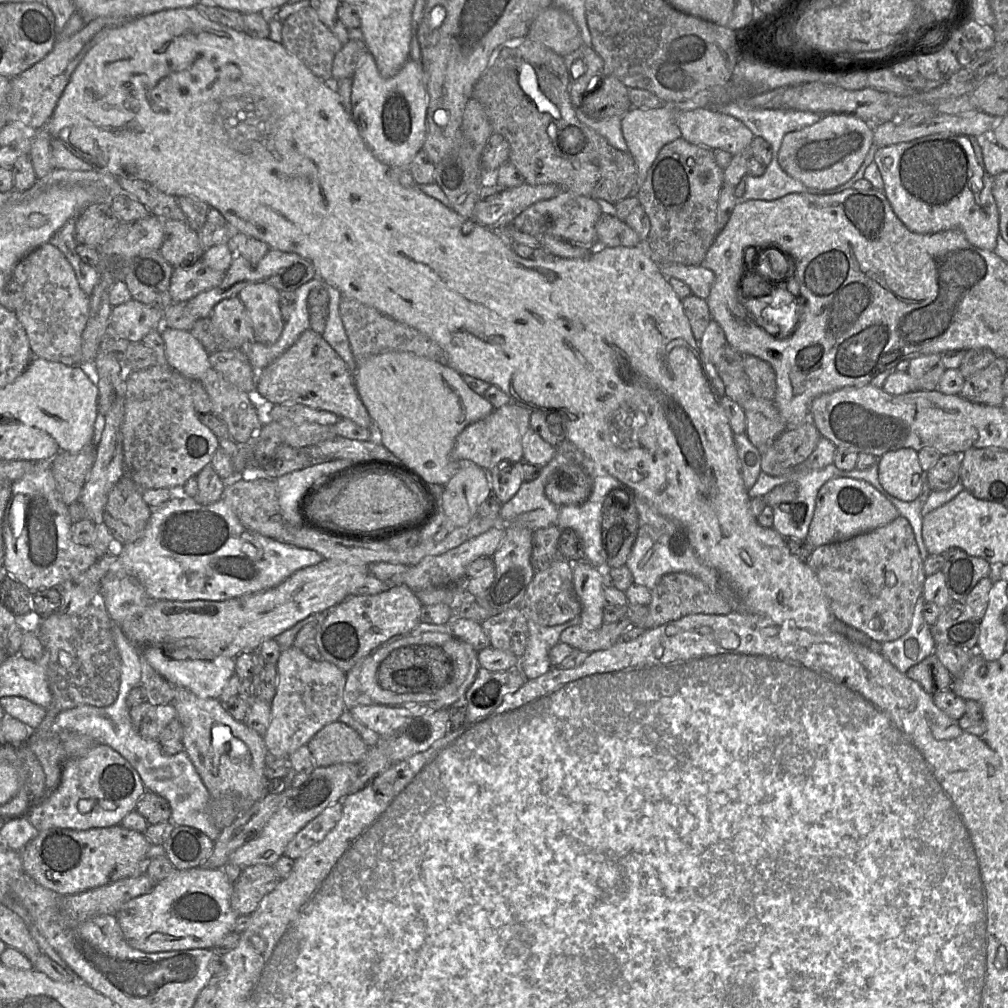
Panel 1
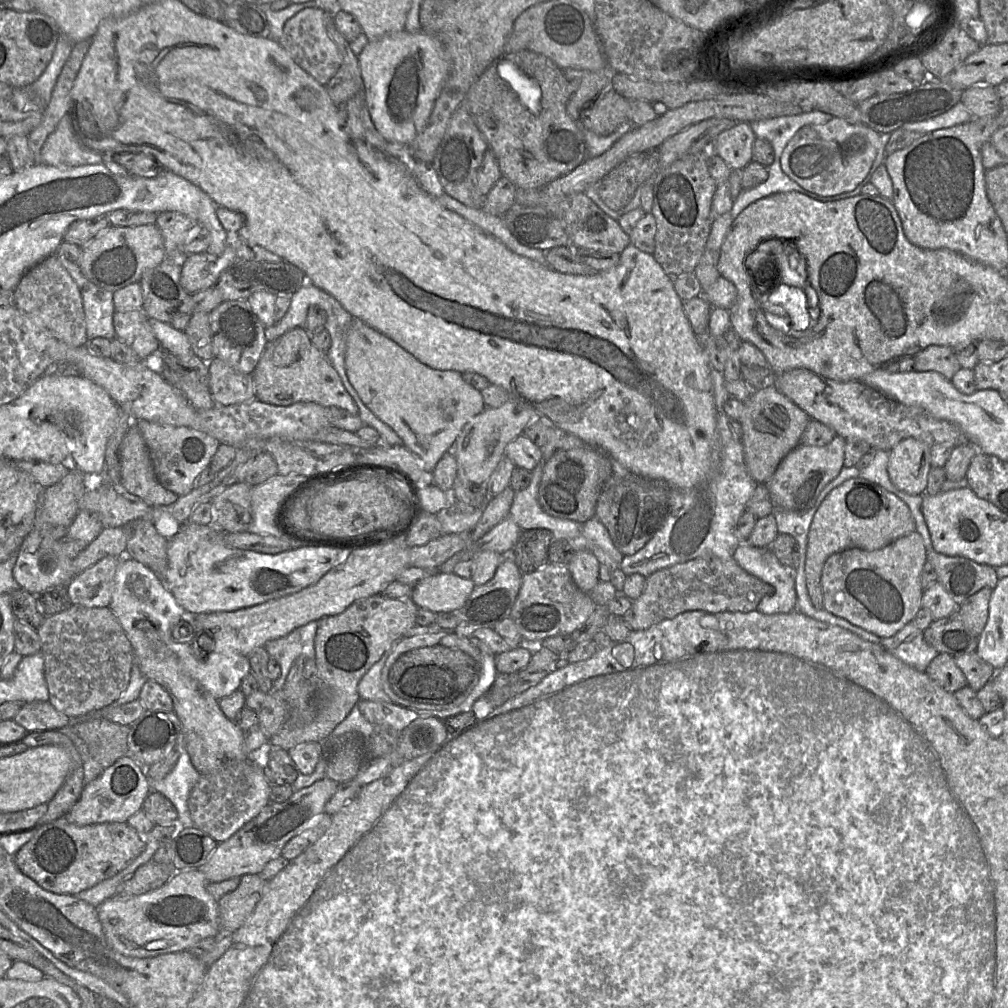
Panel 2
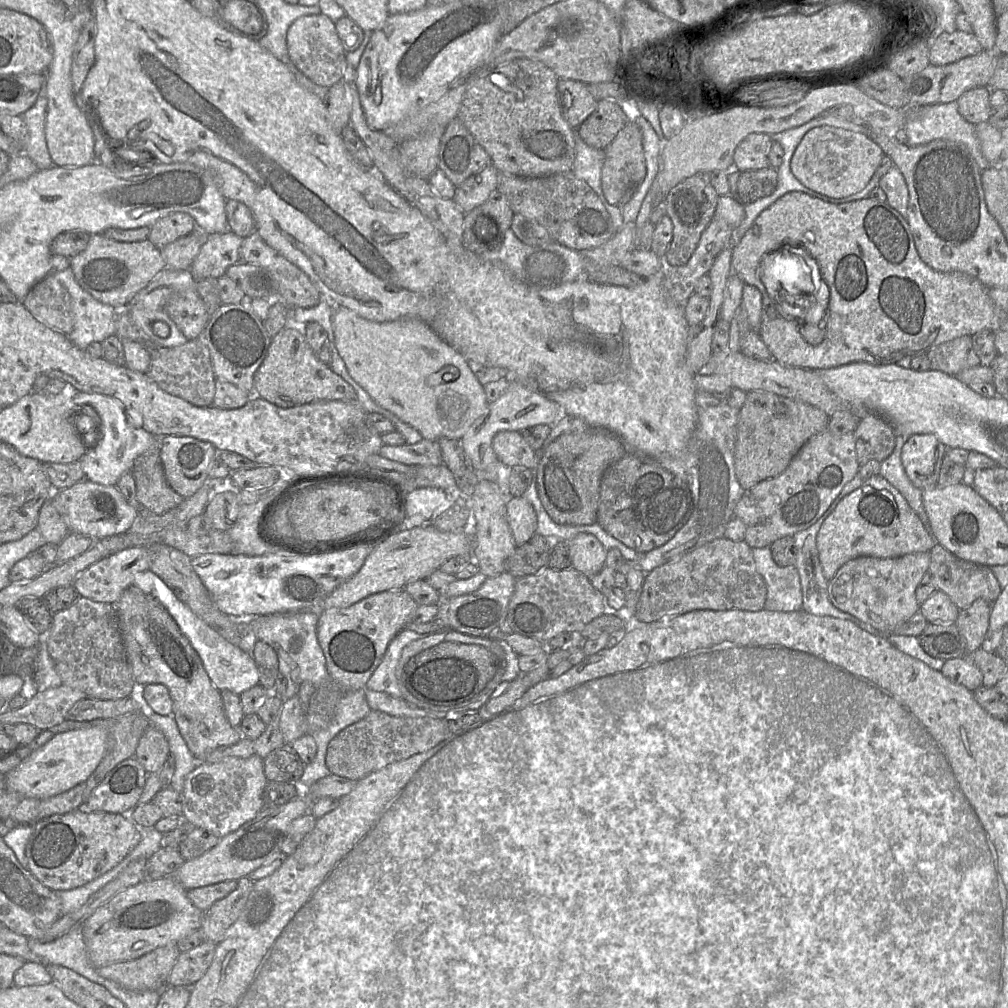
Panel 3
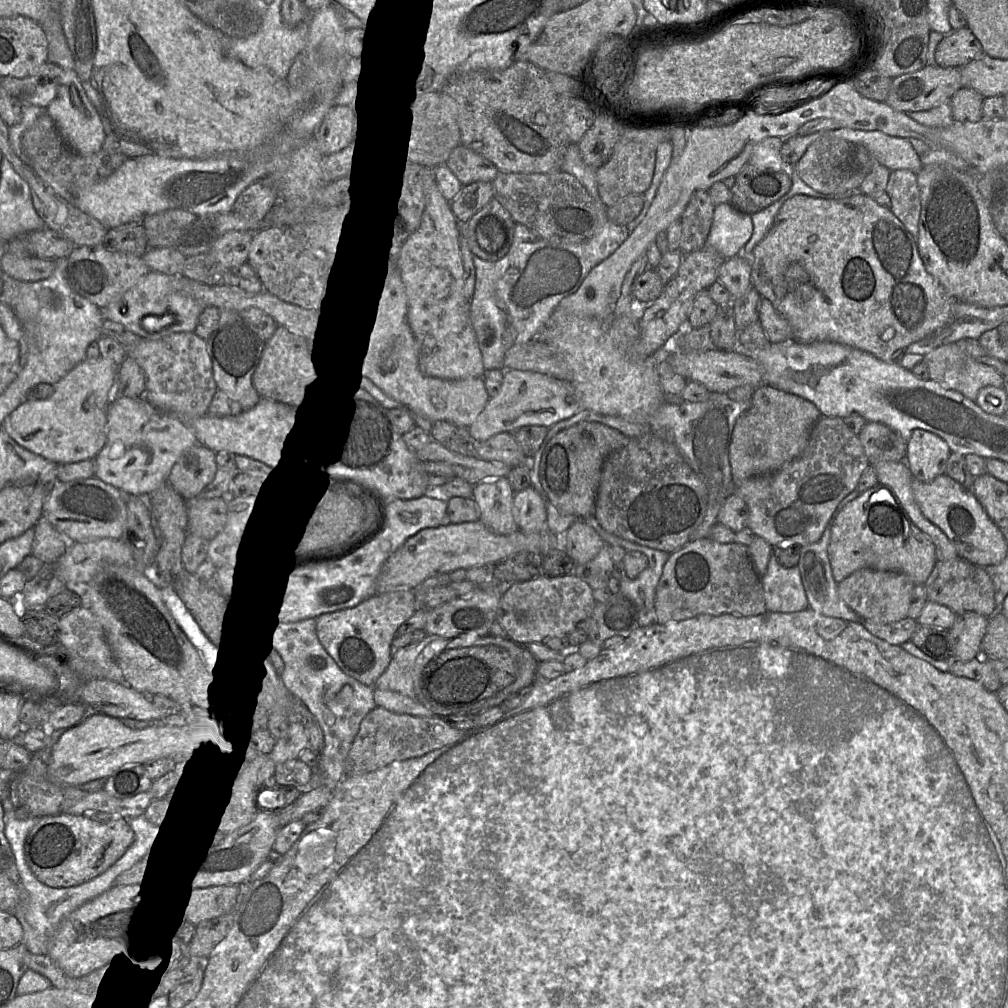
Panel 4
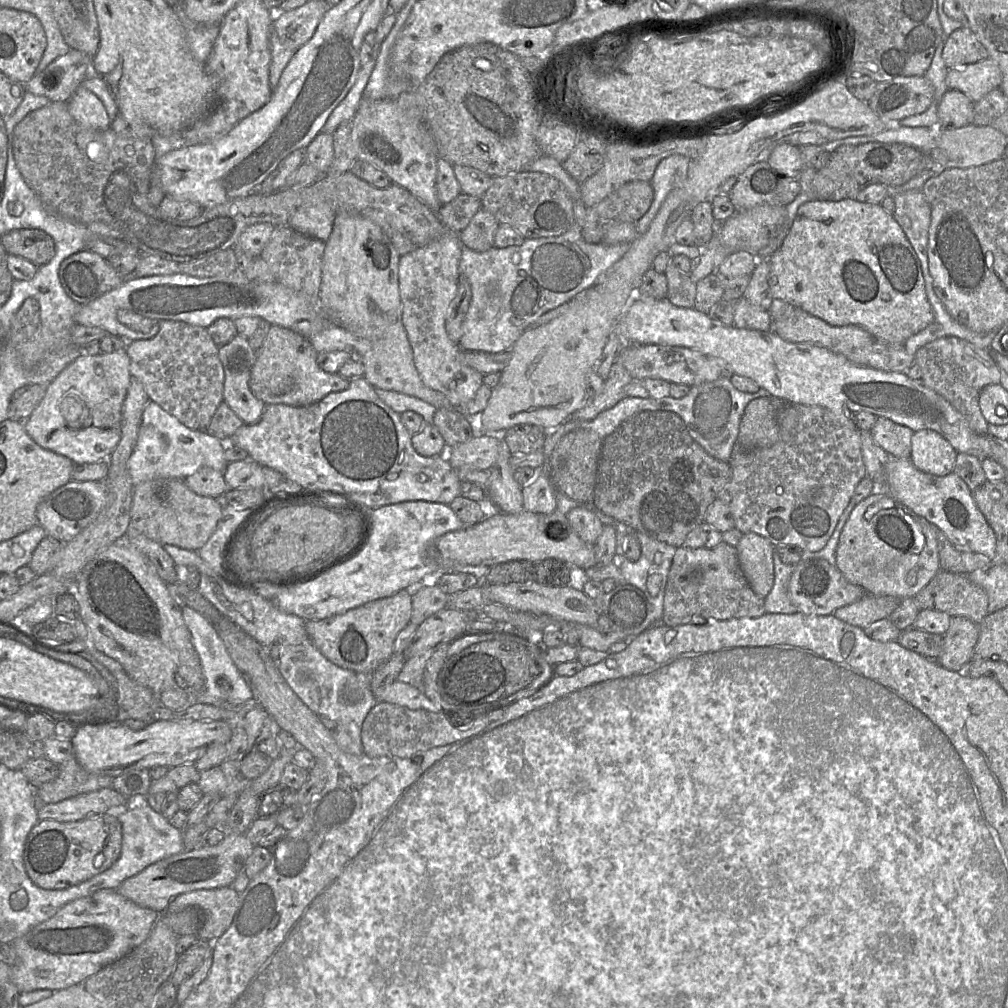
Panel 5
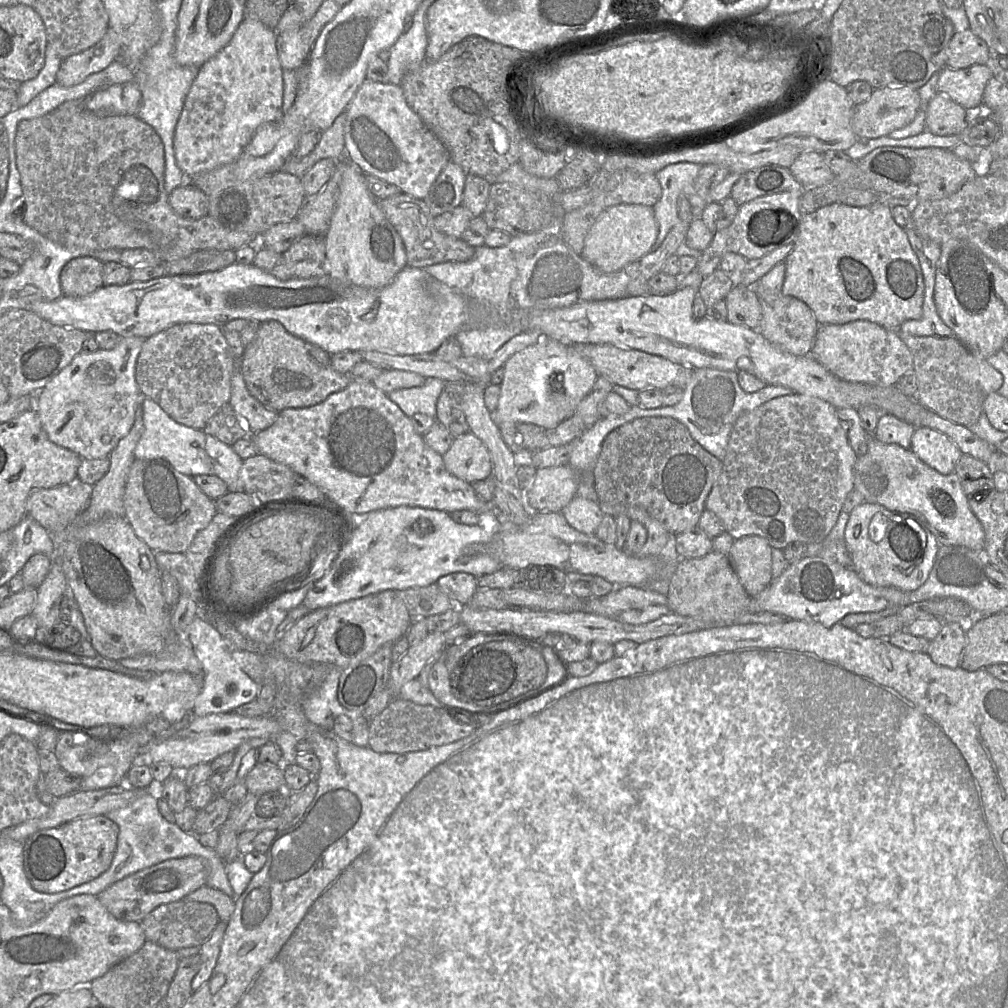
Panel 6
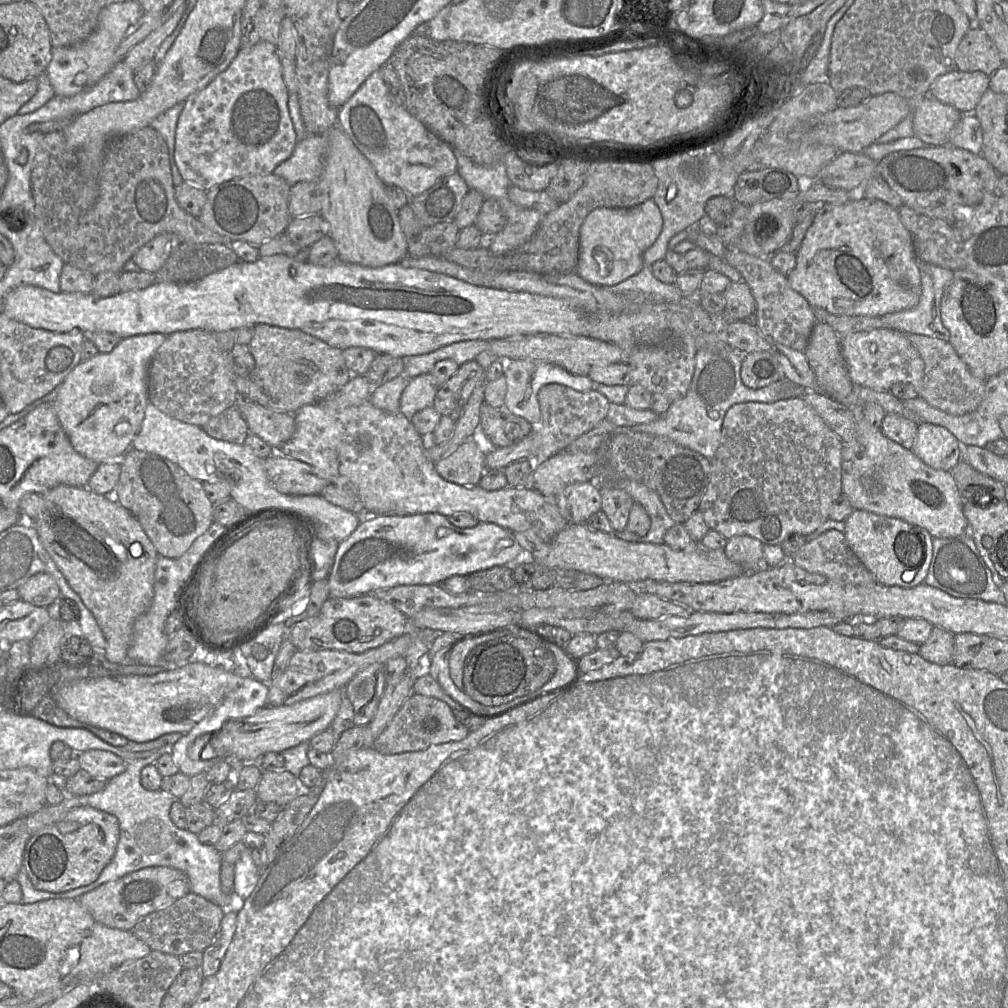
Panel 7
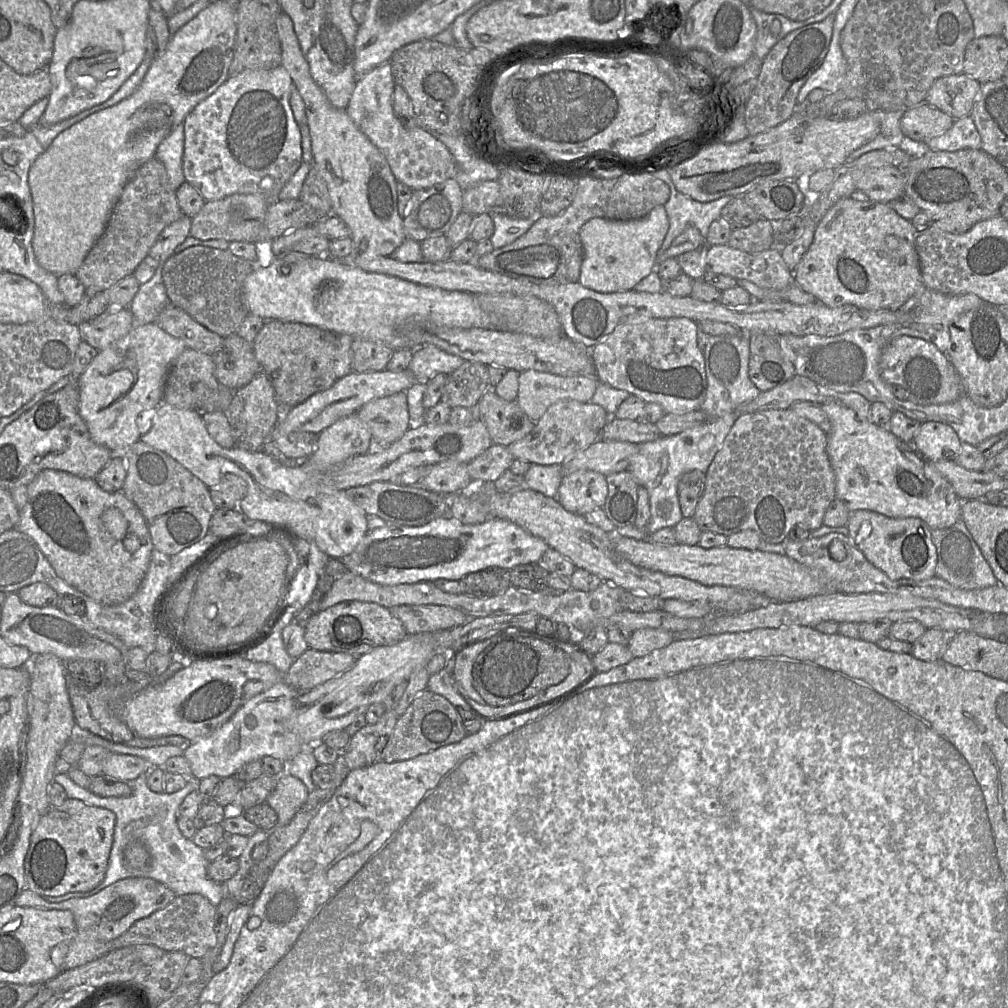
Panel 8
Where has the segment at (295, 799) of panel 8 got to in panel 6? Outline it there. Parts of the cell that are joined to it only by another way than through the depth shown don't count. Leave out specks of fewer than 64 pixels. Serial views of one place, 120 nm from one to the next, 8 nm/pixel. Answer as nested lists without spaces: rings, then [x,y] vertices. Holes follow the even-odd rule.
[[[257,762],[245,776],[244,782],[248,792],[258,797],[268,792],[286,790],[282,765]]]

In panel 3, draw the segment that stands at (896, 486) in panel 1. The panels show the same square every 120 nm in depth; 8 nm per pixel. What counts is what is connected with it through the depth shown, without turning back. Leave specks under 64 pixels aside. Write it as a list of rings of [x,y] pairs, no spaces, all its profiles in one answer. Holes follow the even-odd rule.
[[[916,434],[905,440],[901,462],[912,485],[920,490],[937,486],[948,448],[932,434]]]

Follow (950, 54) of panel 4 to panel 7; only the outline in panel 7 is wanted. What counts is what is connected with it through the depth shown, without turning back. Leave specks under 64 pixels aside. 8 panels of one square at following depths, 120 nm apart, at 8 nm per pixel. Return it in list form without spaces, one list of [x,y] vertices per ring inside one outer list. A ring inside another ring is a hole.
[[[970,27],[955,52],[955,69],[992,75],[1002,66],[997,47],[981,28]]]

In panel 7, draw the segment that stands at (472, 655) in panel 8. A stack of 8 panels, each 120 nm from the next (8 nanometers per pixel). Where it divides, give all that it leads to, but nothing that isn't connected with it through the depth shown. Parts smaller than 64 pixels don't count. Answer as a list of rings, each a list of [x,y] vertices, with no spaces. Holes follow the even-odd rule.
[[[493,631],[480,636],[466,636],[461,638],[450,648],[449,657],[449,671],[450,677],[452,678],[455,685],[464,691],[463,674],[464,674],[464,662],[469,653],[486,642],[493,639],[509,636],[508,631]]]

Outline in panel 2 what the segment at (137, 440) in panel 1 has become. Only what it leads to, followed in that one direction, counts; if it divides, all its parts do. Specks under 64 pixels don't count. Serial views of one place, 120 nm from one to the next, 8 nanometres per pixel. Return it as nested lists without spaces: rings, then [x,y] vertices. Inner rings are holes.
[[[147,420],[132,421],[137,425],[150,453],[154,473],[160,484],[183,496],[194,488],[196,477],[210,465],[220,442],[209,434],[183,426],[164,425]]]

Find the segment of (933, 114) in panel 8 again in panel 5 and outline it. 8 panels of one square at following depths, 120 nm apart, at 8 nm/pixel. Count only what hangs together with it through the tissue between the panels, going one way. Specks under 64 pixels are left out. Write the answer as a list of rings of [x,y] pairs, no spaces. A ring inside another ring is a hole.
[[[948,89],[938,106],[941,128],[960,128],[973,122],[974,102],[956,89]]]

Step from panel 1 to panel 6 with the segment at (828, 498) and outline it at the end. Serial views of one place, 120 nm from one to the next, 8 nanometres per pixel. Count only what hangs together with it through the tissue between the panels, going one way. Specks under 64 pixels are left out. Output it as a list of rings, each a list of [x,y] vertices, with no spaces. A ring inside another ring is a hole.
[[[863,502],[850,512],[843,540],[851,557],[851,568],[861,580],[872,586],[892,587],[904,592],[912,592],[925,583],[940,547],[935,535],[921,519],[869,502]]]

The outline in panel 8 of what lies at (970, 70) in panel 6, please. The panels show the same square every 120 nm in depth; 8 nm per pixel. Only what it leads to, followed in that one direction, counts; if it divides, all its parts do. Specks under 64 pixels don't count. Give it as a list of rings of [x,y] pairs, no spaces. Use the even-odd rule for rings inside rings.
[[[964,73],[943,76],[932,83],[925,102],[956,120],[970,115],[981,85]]]

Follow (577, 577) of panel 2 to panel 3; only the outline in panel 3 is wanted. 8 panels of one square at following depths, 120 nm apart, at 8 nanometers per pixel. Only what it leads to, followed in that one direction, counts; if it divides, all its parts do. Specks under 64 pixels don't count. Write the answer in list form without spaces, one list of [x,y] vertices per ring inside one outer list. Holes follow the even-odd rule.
[[[580,533],[568,542],[571,567],[590,578],[605,566],[607,550],[593,535]]]

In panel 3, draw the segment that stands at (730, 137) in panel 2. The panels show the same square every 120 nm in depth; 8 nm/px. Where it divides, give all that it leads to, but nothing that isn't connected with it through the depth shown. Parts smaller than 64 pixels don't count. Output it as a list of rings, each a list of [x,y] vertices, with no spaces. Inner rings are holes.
[[[751,133],[737,146],[733,156],[733,169],[740,172],[770,167],[768,154],[772,137],[765,133]]]

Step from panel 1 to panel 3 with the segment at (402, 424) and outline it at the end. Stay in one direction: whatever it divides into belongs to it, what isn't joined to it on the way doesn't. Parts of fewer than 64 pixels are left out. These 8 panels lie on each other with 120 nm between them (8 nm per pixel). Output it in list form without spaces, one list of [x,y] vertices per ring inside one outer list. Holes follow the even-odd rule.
[[[334,306],[335,346],[349,375],[381,407],[415,428],[423,439],[461,439],[486,410],[484,387],[464,356],[416,317],[375,322]]]

